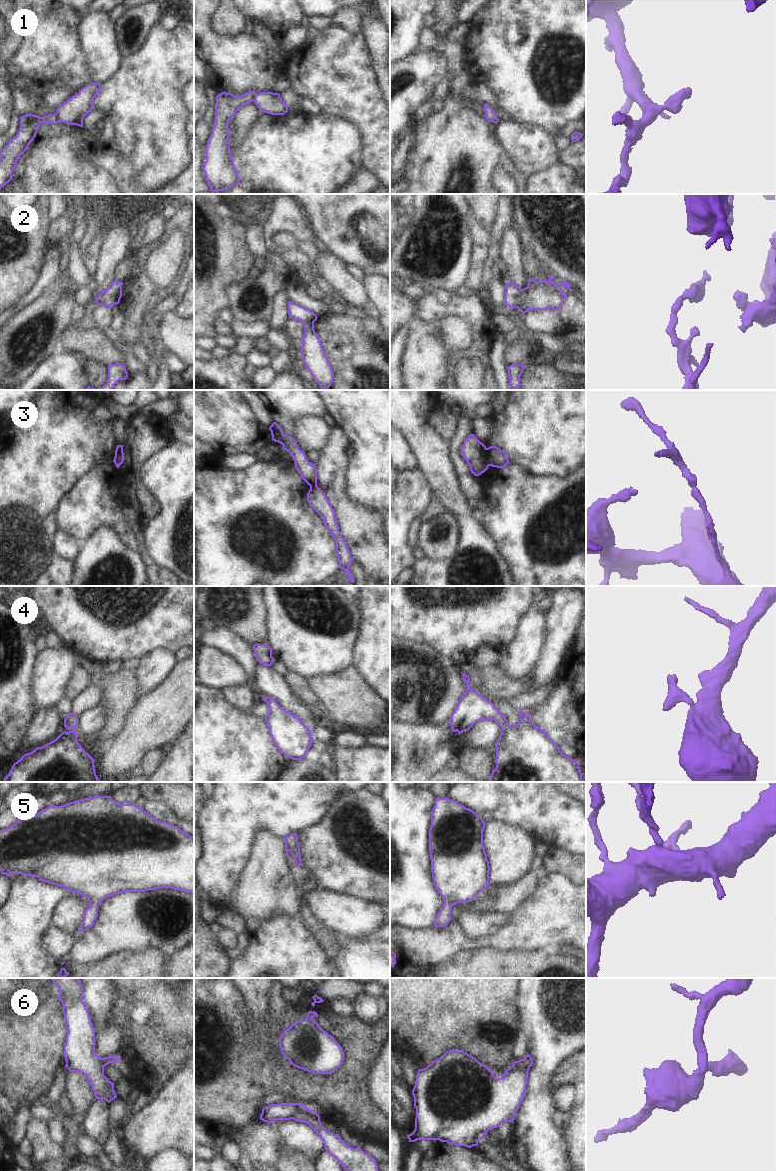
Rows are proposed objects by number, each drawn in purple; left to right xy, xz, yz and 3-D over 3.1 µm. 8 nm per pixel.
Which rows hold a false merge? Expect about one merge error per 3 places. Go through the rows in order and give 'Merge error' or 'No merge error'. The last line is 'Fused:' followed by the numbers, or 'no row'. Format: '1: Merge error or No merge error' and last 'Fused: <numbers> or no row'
1: Merge error
2: No merge error
3: Merge error
4: No merge error
5: No merge error
6: Merge error
Fused: 1, 3, 6.

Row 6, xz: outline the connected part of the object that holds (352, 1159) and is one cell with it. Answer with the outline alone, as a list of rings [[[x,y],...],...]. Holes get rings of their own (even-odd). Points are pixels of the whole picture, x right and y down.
[[[300,1105],[292,1117],[297,1122],[308,1124],[321,1138],[325,1150],[347,1171],[378,1171],[375,1159],[360,1147],[351,1148],[338,1134],[329,1132],[320,1121],[320,1116],[308,1107]]]

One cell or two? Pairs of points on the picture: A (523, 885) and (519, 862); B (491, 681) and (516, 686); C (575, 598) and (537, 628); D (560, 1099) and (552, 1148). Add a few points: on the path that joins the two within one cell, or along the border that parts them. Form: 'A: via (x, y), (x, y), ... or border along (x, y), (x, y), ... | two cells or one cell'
A: border along (530, 870), (520, 879), (500, 886) | two cells
B: via (497, 681), (504, 686), (510, 686) | one cell
C: border along (548, 612), (548, 638), (545, 643) | two cells
D: border along (553, 1091), (553, 1101), (557, 1109) | two cells

